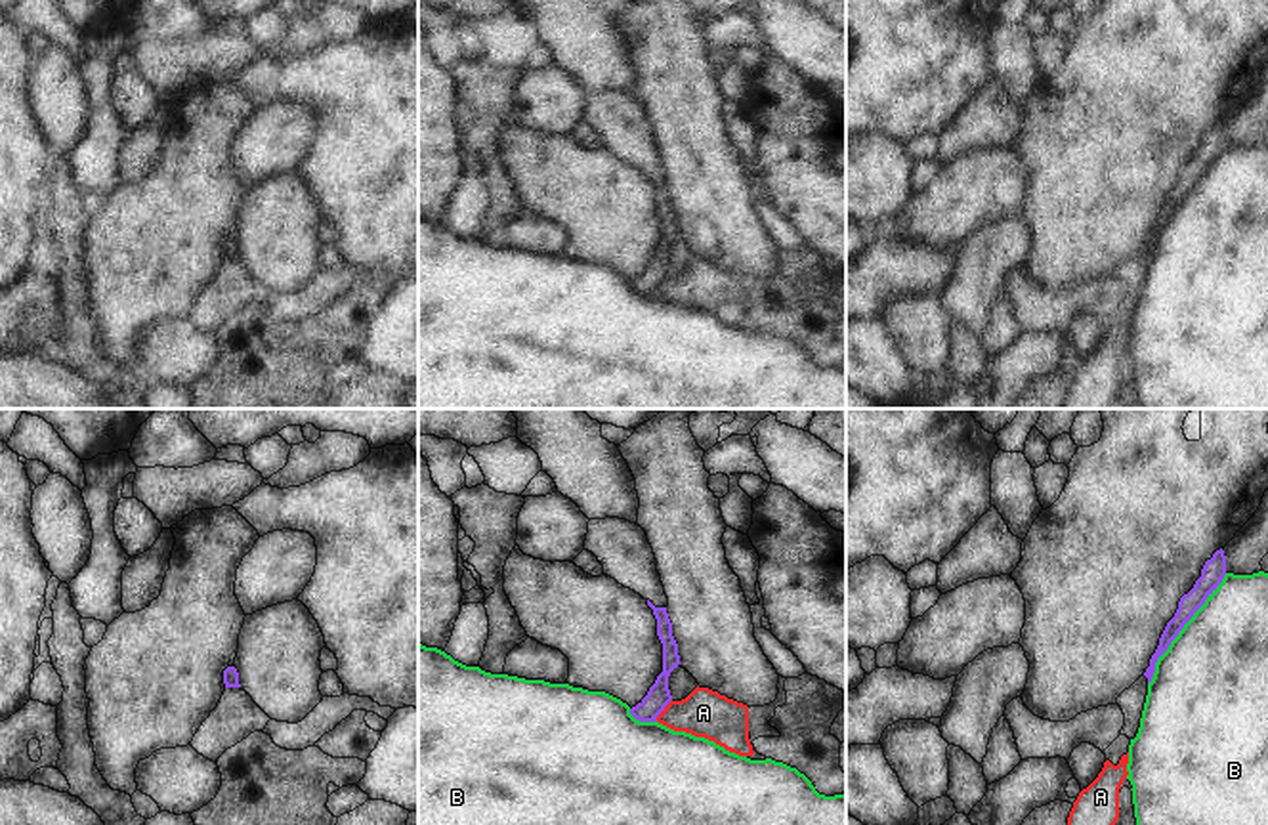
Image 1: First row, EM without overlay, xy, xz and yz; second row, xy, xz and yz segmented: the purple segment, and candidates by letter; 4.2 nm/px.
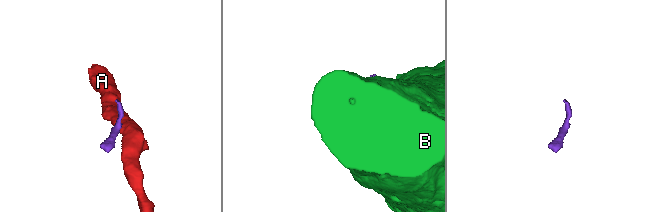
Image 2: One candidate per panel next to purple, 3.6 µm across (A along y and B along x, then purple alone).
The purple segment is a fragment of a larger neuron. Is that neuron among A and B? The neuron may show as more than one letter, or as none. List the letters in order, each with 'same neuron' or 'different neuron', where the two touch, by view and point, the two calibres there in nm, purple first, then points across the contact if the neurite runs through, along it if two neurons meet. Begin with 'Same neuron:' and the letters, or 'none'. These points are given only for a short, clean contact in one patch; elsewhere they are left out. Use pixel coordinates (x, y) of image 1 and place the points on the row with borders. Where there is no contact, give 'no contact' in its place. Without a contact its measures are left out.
Same neuron: none
A: different neuron | xz (663, 709) | 100/200 nm | along xz (671, 699), (655, 720)
B: different neuron | yz (1183, 627) | 100/460 nm

